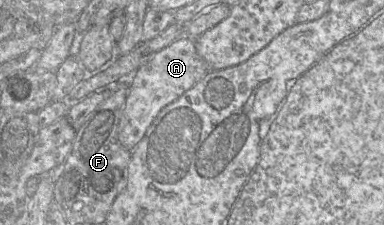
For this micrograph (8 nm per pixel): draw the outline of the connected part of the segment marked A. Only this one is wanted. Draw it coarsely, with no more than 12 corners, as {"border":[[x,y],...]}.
{"border":[[180,36],[127,79],[118,139],[133,151],[159,112],[209,74]]}

